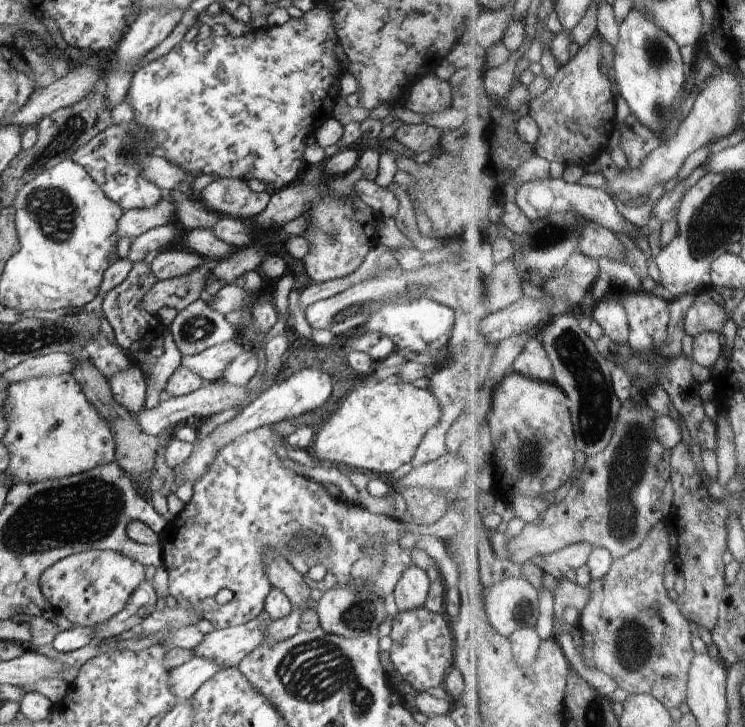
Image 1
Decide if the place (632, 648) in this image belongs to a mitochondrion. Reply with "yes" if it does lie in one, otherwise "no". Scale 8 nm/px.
yes

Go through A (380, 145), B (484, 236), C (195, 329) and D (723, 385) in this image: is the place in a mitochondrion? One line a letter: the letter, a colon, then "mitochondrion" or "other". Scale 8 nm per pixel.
A: other
B: other
C: mitochondrion
D: other

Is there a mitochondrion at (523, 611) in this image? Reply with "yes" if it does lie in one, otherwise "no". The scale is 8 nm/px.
yes

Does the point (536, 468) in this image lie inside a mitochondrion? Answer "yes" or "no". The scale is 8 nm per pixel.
yes

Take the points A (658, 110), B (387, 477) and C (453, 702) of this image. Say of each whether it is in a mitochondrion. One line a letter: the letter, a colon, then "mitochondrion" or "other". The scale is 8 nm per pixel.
A: mitochondrion
B: other
C: other

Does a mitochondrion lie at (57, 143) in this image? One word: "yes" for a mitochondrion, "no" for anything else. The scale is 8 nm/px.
yes

